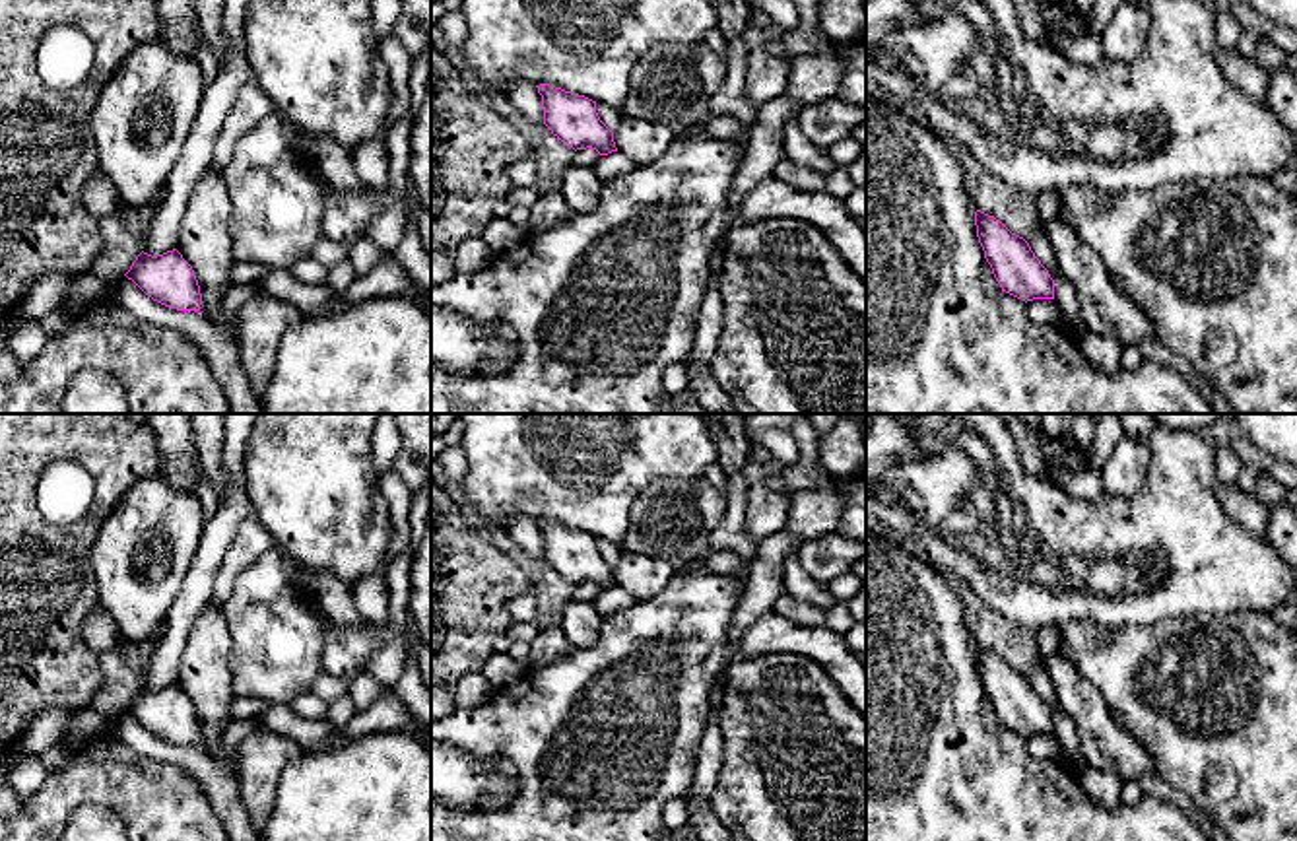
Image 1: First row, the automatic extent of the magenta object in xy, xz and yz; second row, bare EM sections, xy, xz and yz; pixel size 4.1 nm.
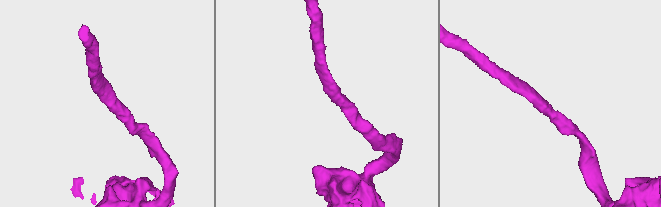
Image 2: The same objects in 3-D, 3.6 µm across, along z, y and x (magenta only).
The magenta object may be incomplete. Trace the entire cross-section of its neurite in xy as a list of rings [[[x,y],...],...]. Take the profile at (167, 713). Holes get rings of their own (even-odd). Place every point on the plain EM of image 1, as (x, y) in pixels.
[[[177,684],[157,691],[142,686],[124,711],[165,742],[200,746],[202,728],[198,715]]]

